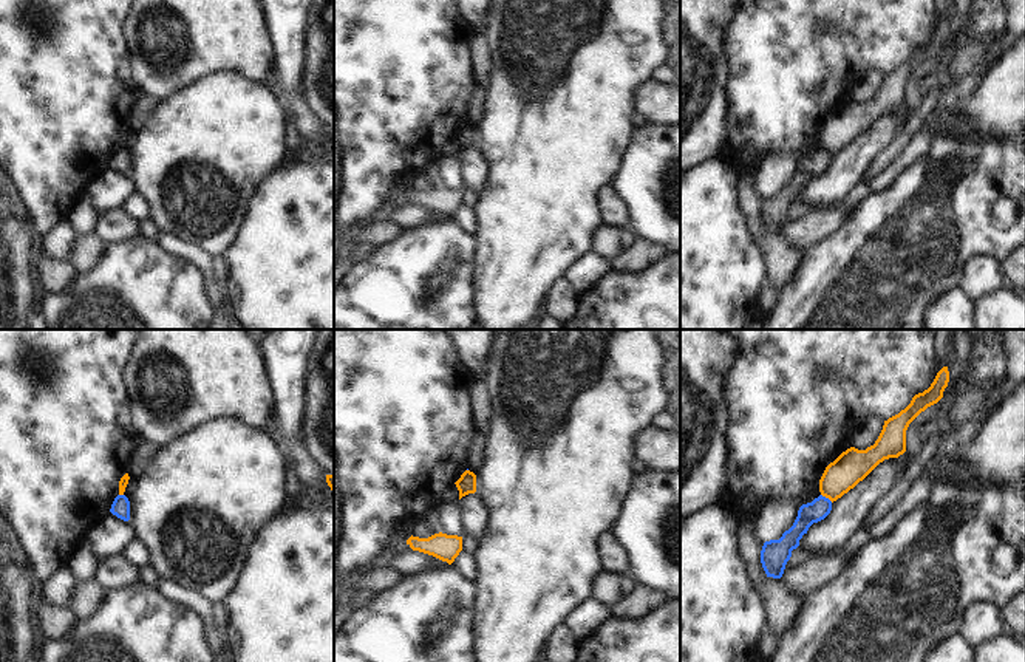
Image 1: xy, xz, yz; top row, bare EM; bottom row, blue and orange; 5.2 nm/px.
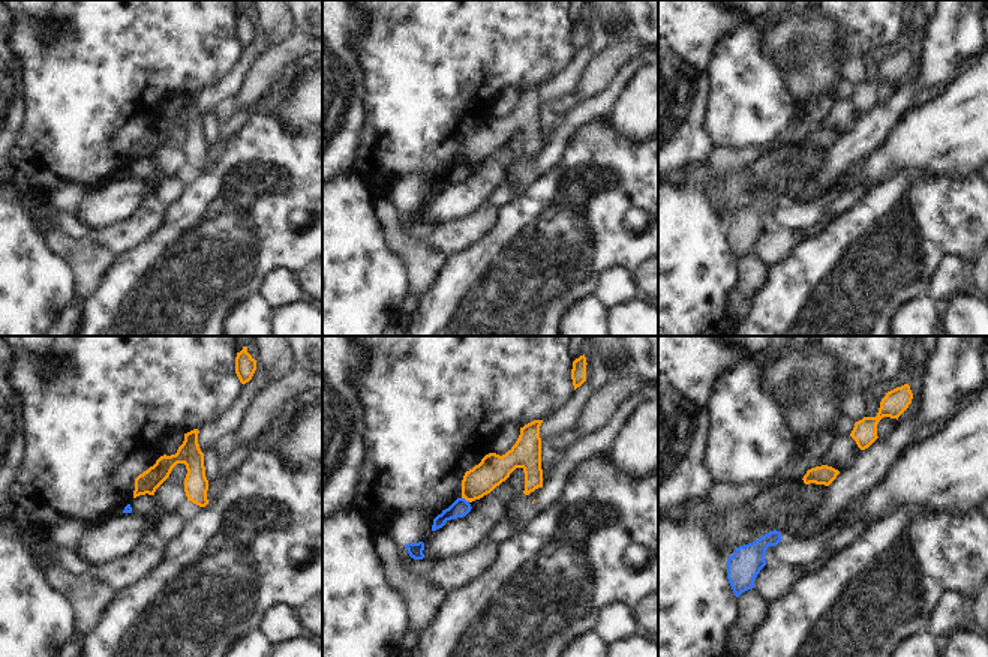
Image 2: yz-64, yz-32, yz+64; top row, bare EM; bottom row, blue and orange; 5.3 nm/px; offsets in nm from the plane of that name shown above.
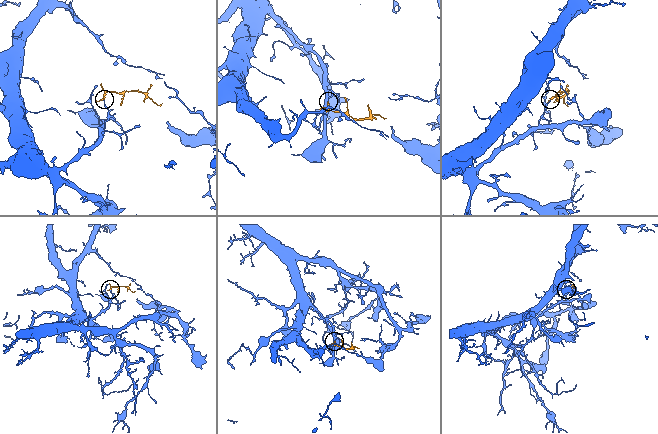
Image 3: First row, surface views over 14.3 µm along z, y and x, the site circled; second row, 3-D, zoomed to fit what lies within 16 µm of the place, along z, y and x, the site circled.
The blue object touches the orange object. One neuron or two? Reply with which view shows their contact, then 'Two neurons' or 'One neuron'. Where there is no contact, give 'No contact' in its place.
Touches blue in yz. Two neurons

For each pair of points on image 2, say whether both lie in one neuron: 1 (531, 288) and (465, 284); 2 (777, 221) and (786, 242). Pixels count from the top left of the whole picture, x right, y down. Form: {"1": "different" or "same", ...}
{"1": "same", "2": "different"}

